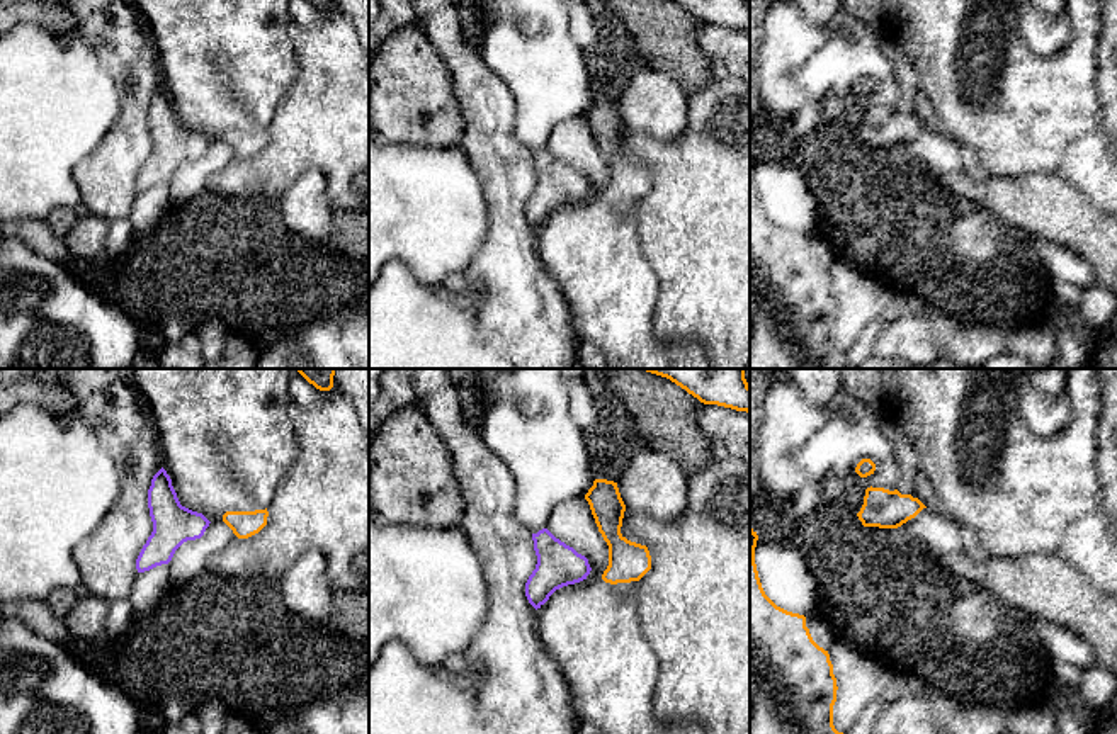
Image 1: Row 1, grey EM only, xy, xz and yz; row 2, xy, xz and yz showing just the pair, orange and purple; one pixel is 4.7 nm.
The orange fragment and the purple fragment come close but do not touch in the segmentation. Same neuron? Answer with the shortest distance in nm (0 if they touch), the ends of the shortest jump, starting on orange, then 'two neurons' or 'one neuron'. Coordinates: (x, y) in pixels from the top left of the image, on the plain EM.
gap 60 nm; span xz (602, 194), (590, 189); two neurons

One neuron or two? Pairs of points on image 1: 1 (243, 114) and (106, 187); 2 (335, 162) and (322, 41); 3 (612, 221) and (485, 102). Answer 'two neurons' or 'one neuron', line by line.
1: two neurons
2: one neuron
3: two neurons

